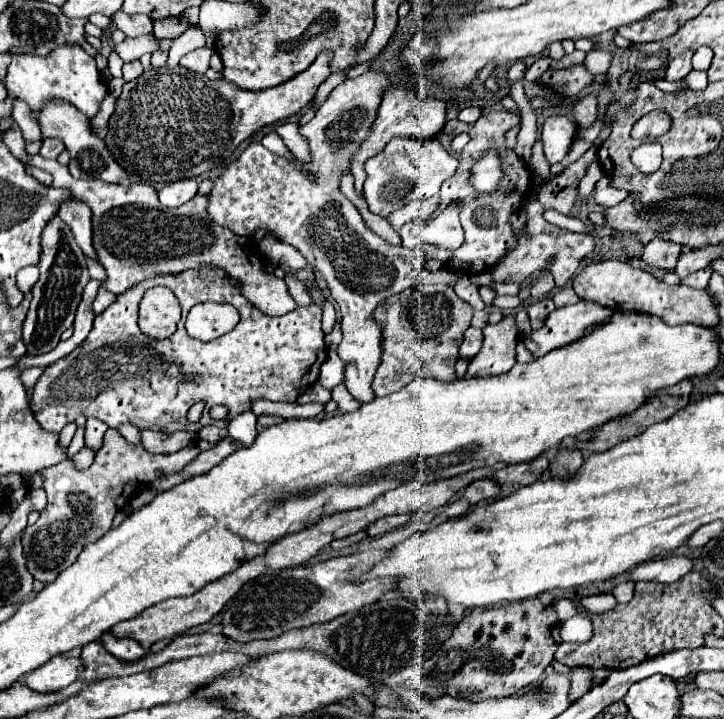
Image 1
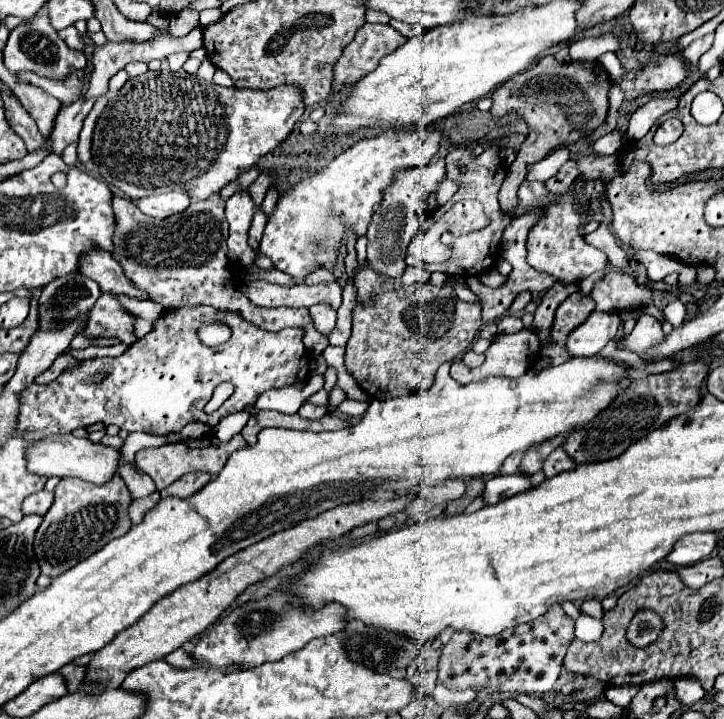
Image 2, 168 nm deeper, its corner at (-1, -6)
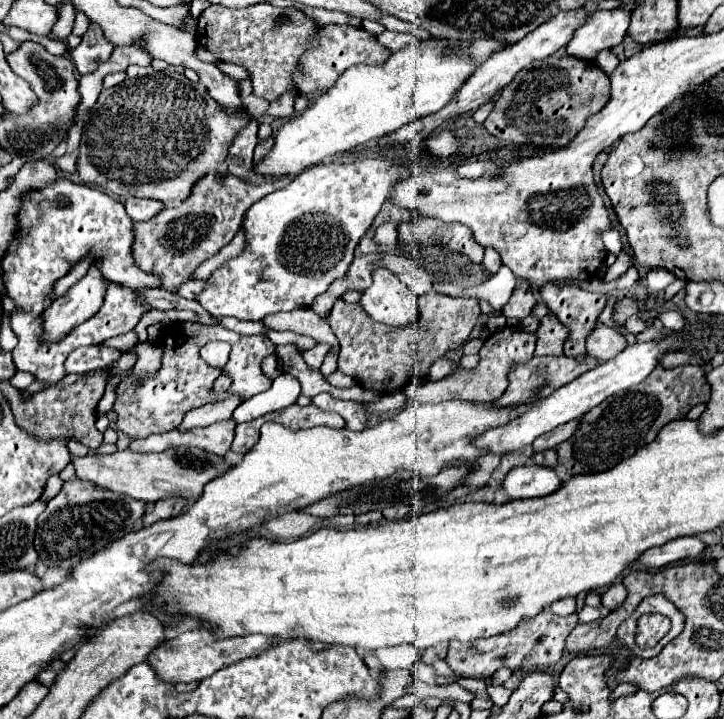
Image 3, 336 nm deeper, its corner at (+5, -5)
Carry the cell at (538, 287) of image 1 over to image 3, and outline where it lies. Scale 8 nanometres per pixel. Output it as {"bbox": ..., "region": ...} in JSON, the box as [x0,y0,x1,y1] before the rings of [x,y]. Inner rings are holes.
{"bbox":[535,316,569,356],"region":[[[545,316],[535,334],[537,334],[535,356],[561,356],[563,344],[569,338],[569,328],[565,328],[555,316]]]}

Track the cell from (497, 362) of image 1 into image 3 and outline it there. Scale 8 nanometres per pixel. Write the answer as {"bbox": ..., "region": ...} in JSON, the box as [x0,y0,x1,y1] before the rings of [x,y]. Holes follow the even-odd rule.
{"bbox":[417,328,537,402],"region":[[[503,328],[495,334],[491,334],[483,348],[481,348],[481,362],[475,370],[463,370],[463,368],[457,368],[455,374],[439,380],[439,382],[431,382],[431,384],[425,384],[421,388],[417,388],[417,398],[419,402],[443,402],[443,400],[451,400],[451,398],[459,398],[459,400],[473,400],[473,402],[493,402],[497,400],[509,380],[507,380],[507,374],[509,374],[509,368],[513,364],[519,364],[519,362],[527,362],[533,358],[533,352],[535,352],[535,342],[537,342],[537,336],[531,334],[531,332],[523,332],[523,330],[515,330],[515,328]]]}

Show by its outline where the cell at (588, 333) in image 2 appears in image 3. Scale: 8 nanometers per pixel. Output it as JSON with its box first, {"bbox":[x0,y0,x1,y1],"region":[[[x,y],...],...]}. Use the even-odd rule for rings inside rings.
{"bbox":[587,322,627,362],"region":[[[597,322],[591,338],[587,340],[587,354],[597,358],[599,362],[607,362],[615,358],[619,352],[627,348],[627,340],[621,332],[605,326],[603,322]]]}

